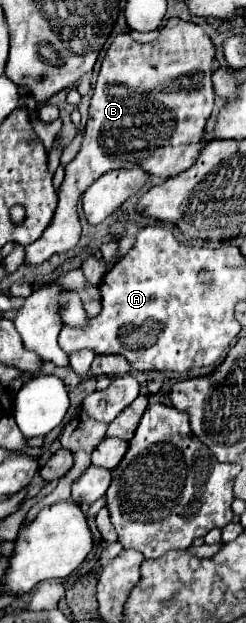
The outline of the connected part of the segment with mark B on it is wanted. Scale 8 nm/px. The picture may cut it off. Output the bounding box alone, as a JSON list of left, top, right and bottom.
[24,19,214,265]

